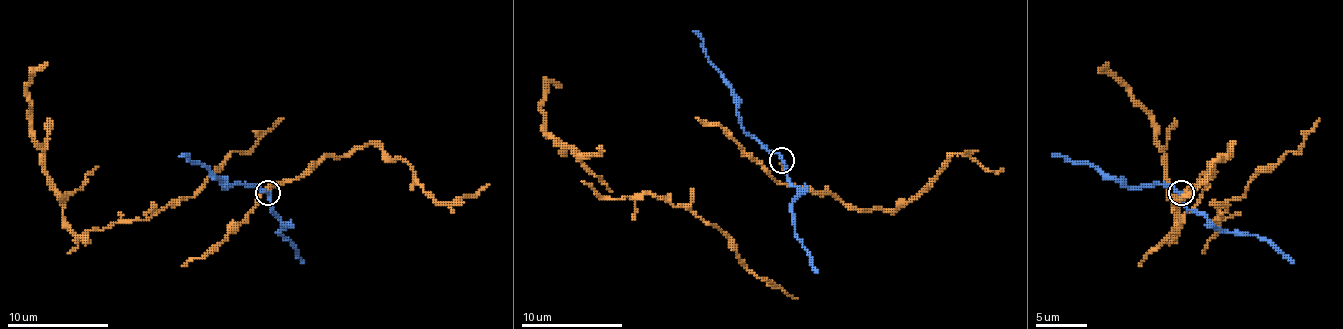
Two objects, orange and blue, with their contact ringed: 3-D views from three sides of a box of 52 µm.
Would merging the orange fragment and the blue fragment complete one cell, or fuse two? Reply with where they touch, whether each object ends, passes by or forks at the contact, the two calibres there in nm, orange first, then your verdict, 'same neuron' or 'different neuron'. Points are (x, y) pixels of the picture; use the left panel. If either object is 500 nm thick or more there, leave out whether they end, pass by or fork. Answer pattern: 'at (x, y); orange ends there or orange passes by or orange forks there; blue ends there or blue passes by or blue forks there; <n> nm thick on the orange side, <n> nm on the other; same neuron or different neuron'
at (267, 192); orange ends there; blue passes by; 130 nm thick on the orange side, 180 nm on the other; different neuron

